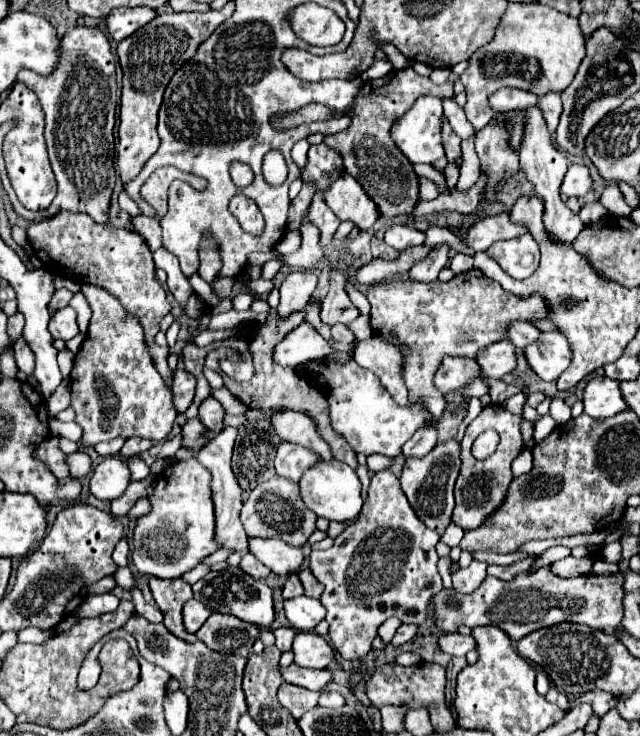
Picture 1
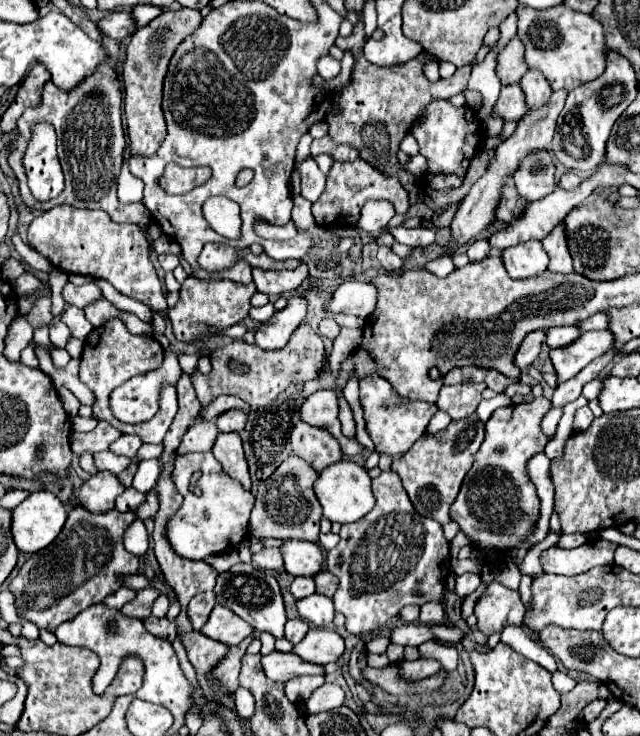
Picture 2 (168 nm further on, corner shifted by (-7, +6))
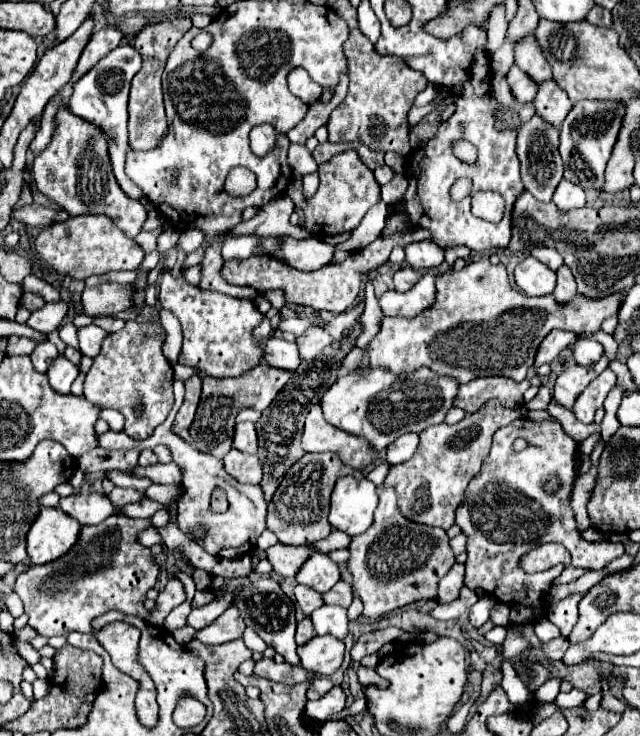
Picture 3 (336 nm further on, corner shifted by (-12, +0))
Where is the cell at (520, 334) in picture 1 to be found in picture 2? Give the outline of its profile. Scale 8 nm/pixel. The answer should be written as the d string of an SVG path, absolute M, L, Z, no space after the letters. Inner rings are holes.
M553 326L545 330L545 344L549 348L559 348L565 344L571 344L571 340L575 340L579 336L577 328L571 326Z

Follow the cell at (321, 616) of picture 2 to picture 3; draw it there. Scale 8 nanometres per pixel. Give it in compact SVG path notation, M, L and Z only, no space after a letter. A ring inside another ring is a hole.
M320 606L318 610L312 612L312 622L314 622L314 628L320 636L324 634L330 634L338 640L344 640L348 636L348 616L346 616L346 608L342 606Z

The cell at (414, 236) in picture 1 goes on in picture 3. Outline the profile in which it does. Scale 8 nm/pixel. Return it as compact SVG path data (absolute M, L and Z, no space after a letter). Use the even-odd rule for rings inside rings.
M428 240L414 242L412 246L406 246L406 262L416 270L436 268L444 262L444 252L436 250L436 246L432 246Z

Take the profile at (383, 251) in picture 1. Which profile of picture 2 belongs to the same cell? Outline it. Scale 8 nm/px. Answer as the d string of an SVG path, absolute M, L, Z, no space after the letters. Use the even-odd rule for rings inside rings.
M379 244L379 250L377 250L377 260L381 262L381 266L387 270L387 272L395 272L403 266L403 260L391 250L391 246L385 246L385 244Z

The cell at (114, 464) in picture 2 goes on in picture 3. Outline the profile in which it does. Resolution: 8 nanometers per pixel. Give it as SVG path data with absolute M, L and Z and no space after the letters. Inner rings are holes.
M170 462L170 464L146 466L146 468L136 466L136 470L132 474L136 474L136 476L148 476L156 484L176 484L176 486L180 486L184 472L182 472L182 468L176 462Z

